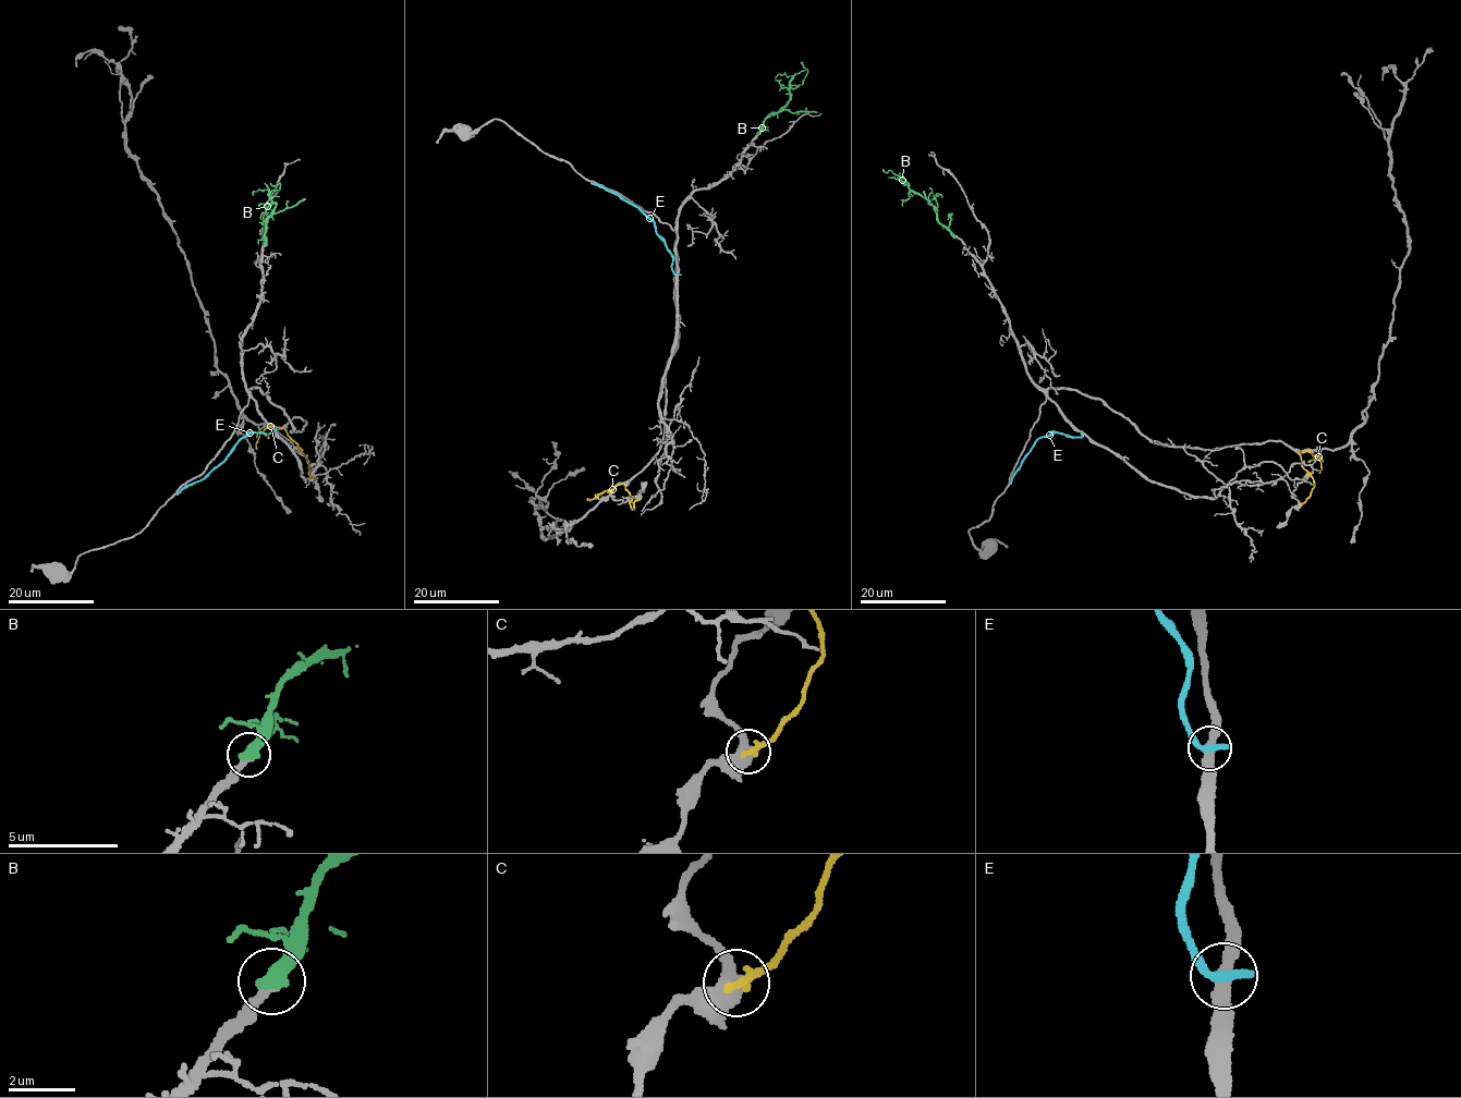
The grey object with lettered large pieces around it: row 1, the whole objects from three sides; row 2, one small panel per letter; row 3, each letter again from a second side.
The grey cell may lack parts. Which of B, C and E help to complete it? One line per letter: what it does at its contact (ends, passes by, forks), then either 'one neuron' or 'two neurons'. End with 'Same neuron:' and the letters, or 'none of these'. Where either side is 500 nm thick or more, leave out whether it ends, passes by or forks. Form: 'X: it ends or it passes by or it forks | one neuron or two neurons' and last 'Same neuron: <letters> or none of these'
B: one neuron
C: two neurons
E: it ends | two neurons
Same neuron: B

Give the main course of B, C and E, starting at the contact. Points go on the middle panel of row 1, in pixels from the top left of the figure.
B: (758, 133), (764, 121), (790, 99), (790, 87), (803, 83), (807, 71), (801, 62)
C: (638, 500), (631, 508), (624, 485), (618, 484), (592, 499), (588, 498)
E: (677, 275), (672, 271), (673, 256), (657, 233), (655, 222), (617, 194), (591, 183)

